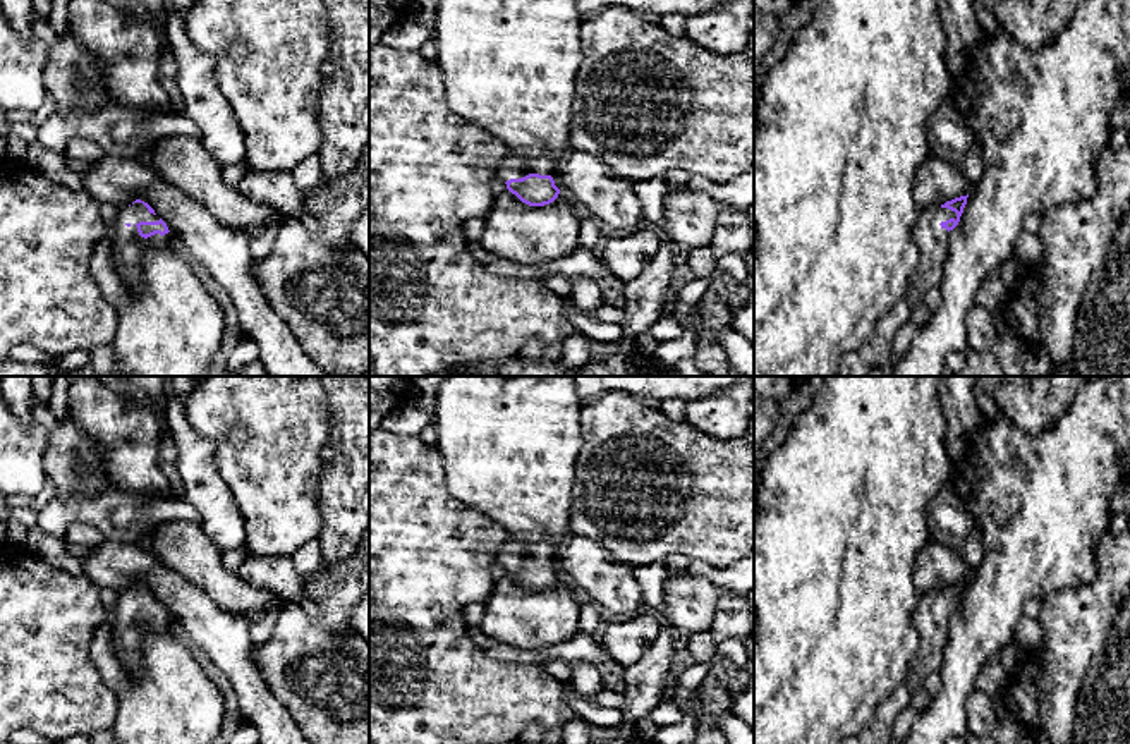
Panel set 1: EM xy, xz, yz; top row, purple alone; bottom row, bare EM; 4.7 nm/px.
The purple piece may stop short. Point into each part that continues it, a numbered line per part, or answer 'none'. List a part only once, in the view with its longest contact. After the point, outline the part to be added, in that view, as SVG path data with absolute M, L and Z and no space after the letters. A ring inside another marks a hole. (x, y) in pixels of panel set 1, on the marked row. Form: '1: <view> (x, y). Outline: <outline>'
1: xy (127, 250). Outline: M134 203L118 210L115 225L115 237L110 247L110 265L117 271L136 271L149 249L177 247L172 232L160 235L155 234L148 239L137 232L139 222L158 222L160 218L148 211L143 203Z

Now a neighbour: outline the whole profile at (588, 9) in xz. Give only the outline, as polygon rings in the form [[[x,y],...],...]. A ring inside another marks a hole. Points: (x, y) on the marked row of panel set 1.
[[[575,0],[582,19],[622,7],[634,12],[654,12],[659,17],[677,14],[685,19],[697,14],[708,14],[714,9],[723,9],[735,0]]]

